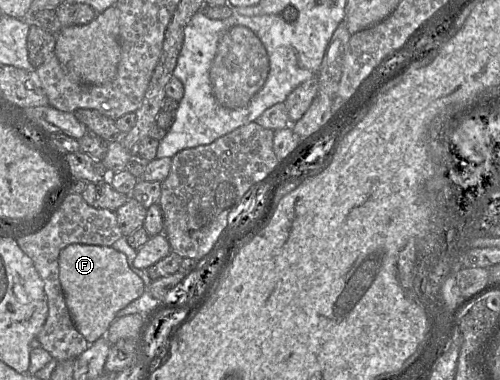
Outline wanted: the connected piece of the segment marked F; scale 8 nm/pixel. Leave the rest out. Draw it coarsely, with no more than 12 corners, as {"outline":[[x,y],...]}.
{"outline":[[70,244],[58,265],[89,344],[146,290],[112,246]]}

